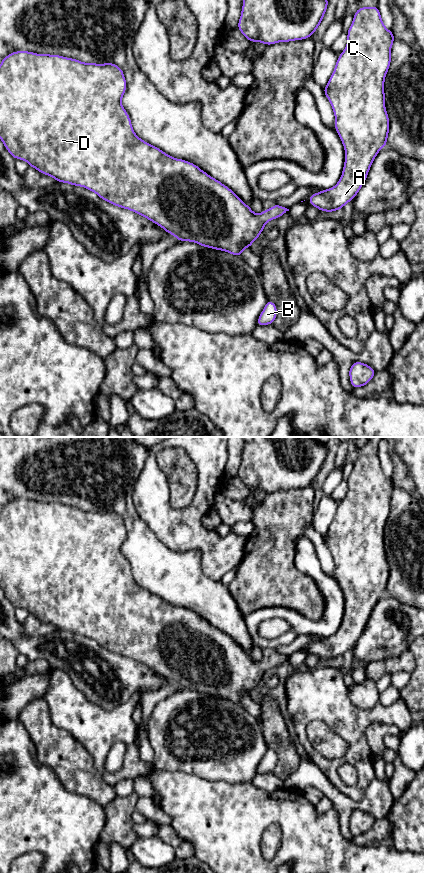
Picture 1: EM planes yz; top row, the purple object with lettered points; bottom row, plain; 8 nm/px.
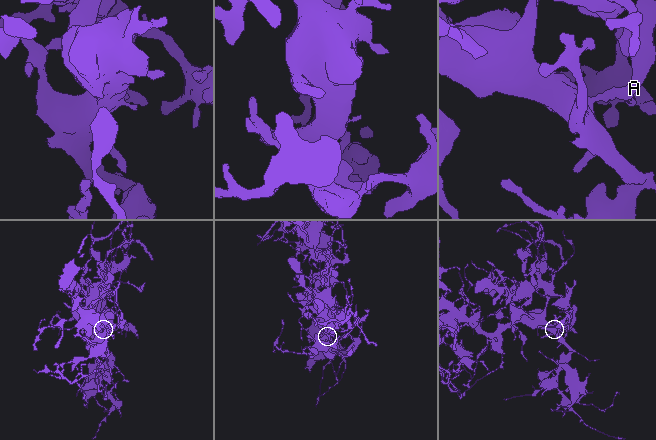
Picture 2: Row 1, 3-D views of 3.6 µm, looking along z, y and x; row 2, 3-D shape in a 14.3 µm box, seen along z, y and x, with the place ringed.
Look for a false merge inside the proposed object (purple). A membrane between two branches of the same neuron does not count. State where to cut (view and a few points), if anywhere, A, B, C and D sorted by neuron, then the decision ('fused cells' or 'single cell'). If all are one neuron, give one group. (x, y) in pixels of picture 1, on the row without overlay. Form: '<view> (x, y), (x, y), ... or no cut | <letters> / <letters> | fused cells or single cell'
no cut | A B C D | single cell

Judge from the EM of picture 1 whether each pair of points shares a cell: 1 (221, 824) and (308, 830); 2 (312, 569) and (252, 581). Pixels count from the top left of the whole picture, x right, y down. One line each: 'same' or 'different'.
1: same
2: different

